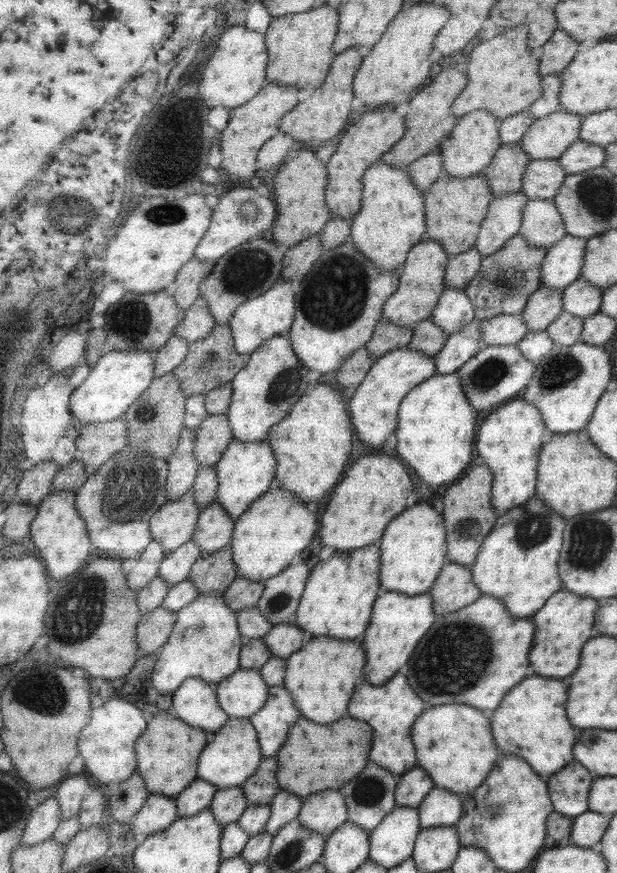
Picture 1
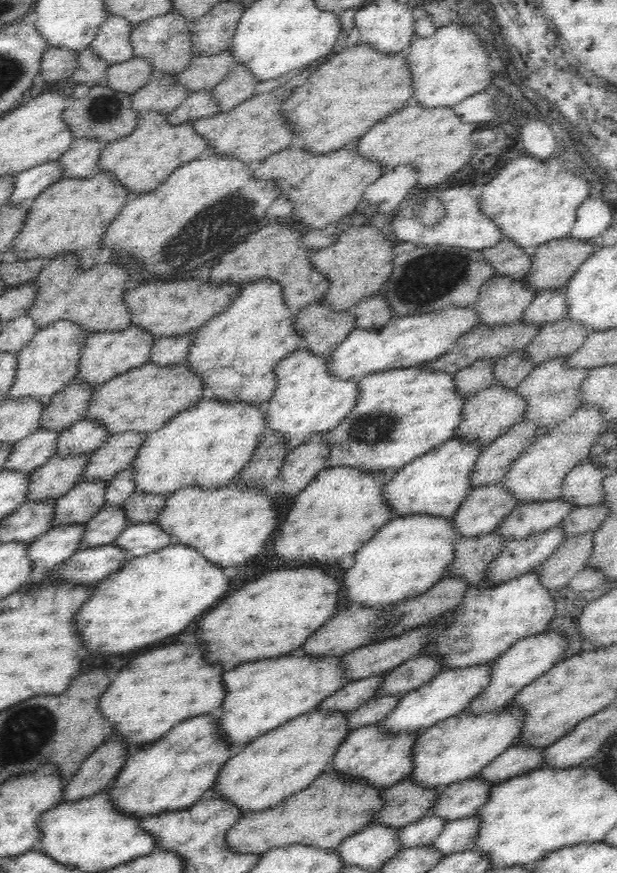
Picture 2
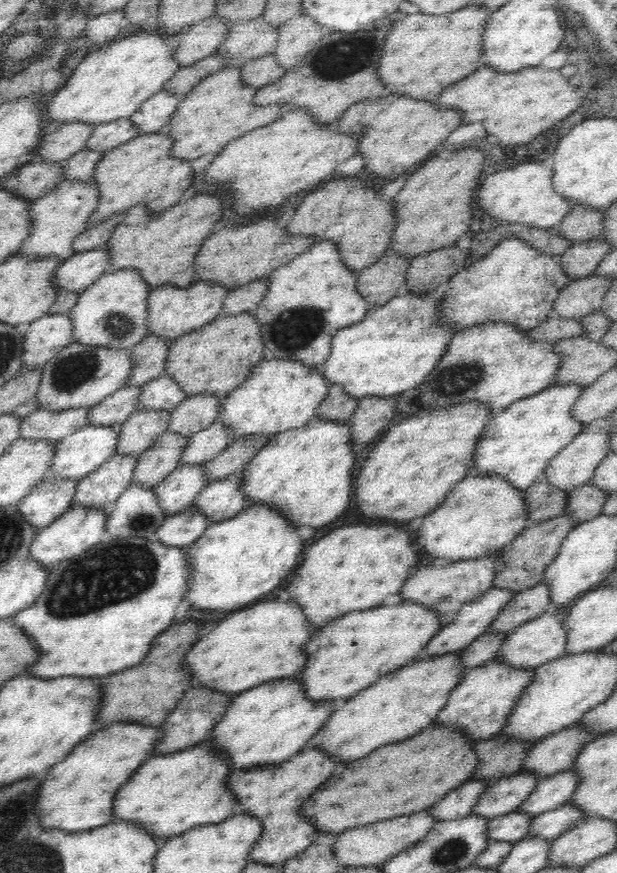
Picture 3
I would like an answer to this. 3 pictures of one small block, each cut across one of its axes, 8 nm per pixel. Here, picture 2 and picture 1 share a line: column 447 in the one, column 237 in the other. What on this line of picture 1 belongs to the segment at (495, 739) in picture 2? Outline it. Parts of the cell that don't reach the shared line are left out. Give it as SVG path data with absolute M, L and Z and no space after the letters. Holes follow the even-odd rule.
M228 718L227 722L211 735L210 740L199 753L196 778L209 782L217 789L240 786L255 772L261 759L262 754L259 754L257 734L248 719Z

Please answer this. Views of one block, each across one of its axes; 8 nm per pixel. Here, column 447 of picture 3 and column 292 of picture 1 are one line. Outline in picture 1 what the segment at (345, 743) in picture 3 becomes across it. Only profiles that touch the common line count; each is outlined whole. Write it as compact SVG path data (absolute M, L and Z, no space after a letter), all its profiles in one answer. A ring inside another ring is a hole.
M307 638L301 650L290 654L285 660L285 674L282 686L291 696L292 706L299 716L315 724L335 722L347 712L347 700L355 686L361 681L365 654L359 640L337 638Z

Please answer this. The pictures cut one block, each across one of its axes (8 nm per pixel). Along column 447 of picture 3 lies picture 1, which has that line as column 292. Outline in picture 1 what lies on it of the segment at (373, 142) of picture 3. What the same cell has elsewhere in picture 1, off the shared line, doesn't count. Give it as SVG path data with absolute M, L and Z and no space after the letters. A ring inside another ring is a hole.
M347 48L333 56L328 74L325 75L321 87L313 90L309 98L298 102L289 112L285 113L278 124L278 132L291 136L303 147L314 147L324 142L335 141L341 131L346 128L346 120L351 112L351 82L357 67L361 64L364 51L359 48Z

